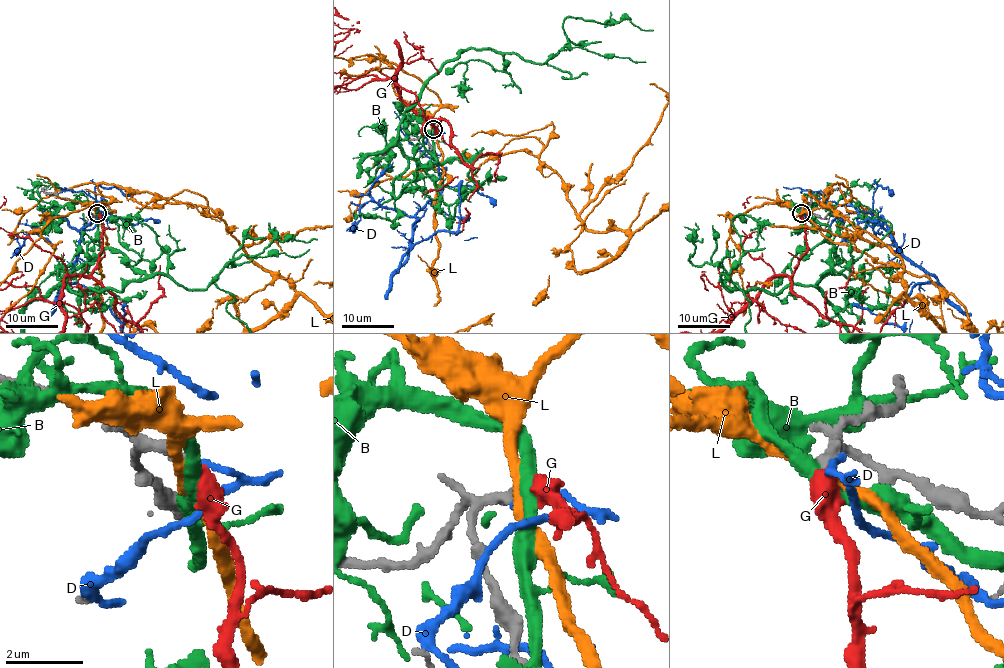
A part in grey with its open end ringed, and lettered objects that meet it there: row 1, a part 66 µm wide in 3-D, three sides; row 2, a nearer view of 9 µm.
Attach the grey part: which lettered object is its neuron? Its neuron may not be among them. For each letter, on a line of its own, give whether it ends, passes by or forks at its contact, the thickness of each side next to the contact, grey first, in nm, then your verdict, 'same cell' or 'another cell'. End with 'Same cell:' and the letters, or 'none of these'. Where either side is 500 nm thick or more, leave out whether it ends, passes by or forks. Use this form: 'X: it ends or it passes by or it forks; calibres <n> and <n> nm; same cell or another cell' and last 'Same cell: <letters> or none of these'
B: it passes by; calibres 360 and 360 nm; another cell
D: it ends; calibres 380 and 170 nm; another cell
G: calibres 320 and 550 nm; same cell
L: it passes by; calibres 360 and 300 nm; another cell
Same cell: G

